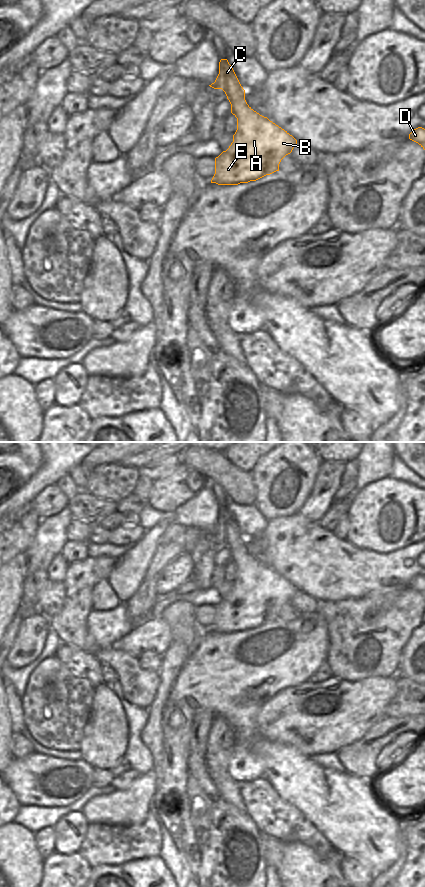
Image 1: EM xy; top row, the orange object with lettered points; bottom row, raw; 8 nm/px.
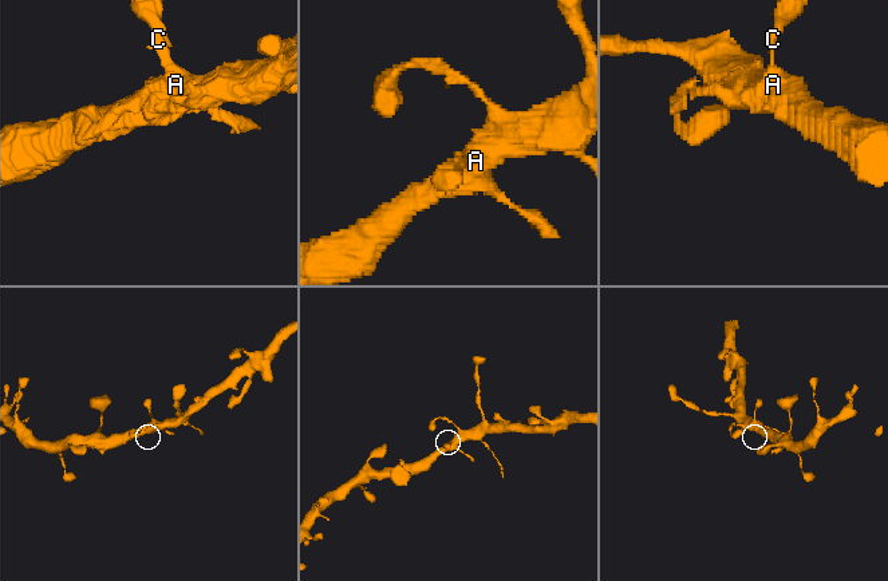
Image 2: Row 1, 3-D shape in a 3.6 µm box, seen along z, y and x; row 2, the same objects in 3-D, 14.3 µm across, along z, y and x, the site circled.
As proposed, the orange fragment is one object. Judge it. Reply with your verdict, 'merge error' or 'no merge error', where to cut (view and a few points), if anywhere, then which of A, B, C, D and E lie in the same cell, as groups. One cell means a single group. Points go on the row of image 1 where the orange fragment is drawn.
no merge error; no cut; A B C D E

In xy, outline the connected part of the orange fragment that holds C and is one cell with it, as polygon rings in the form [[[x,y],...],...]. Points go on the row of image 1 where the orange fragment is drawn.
[[[227,59],[220,60],[219,74],[209,86],[225,92],[237,118],[233,142],[215,158],[211,183],[238,185],[279,171],[281,160],[292,152],[297,140],[247,104],[245,90]]]

